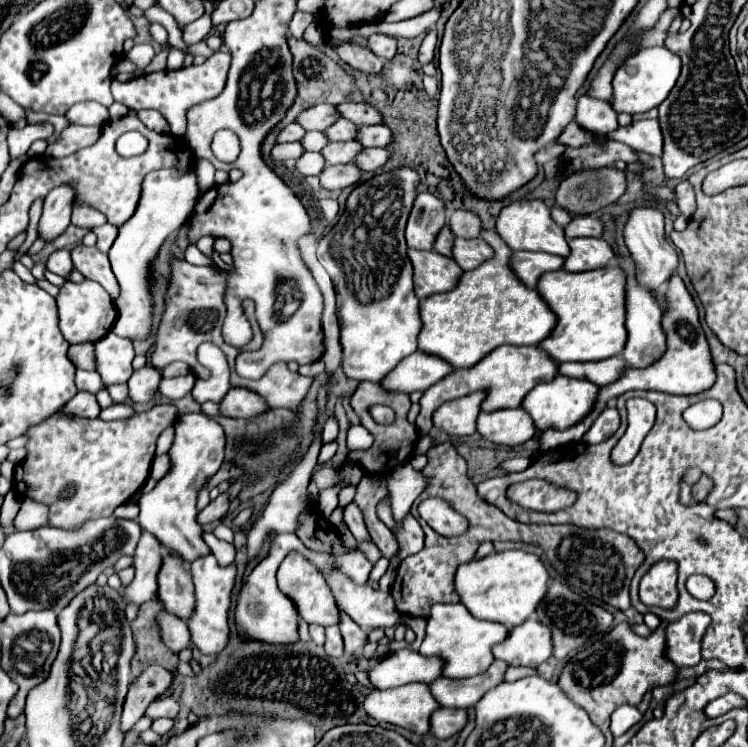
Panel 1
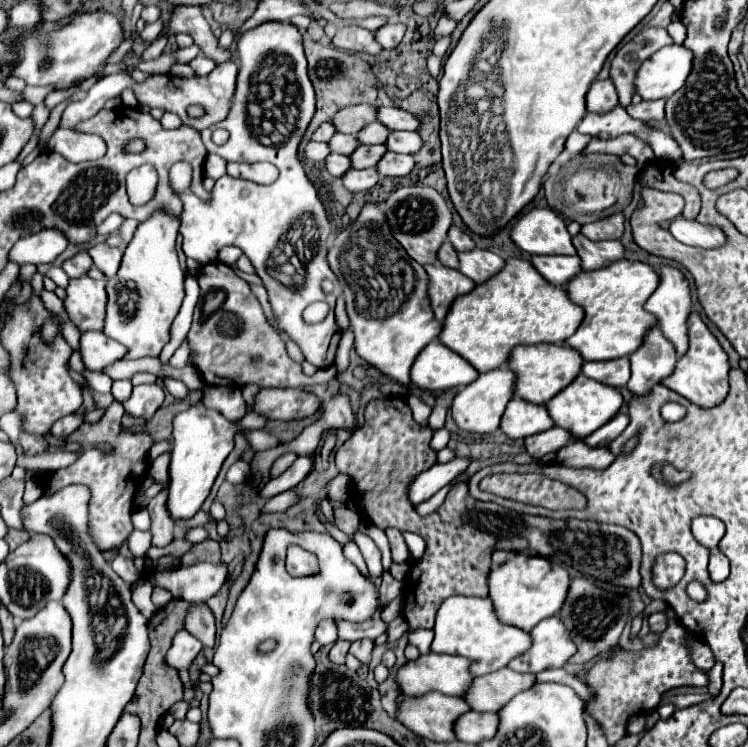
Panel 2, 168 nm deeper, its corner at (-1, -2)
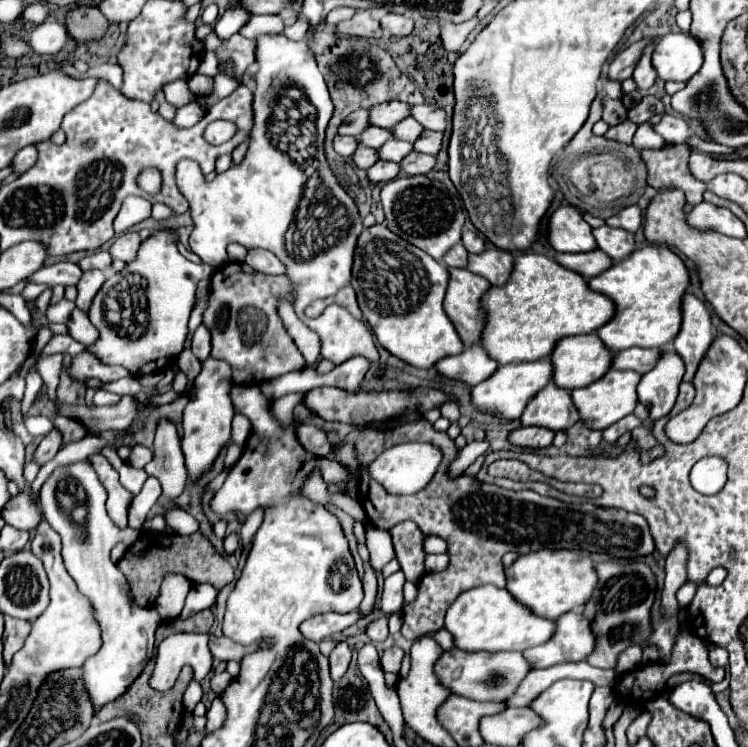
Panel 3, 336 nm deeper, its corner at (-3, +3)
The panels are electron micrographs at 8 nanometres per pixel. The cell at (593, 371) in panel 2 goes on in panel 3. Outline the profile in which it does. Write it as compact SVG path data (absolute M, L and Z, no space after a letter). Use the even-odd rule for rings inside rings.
M628 348L614 354L612 368L646 374L656 366L660 356L662 356L662 348Z

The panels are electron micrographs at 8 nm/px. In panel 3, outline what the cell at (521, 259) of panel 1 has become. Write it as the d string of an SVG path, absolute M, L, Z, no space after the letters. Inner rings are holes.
M594 250L594 252L578 252L578 254L560 254L558 262L566 268L576 270L578 274L582 274L586 280L606 272L614 260L610 260L610 256L606 256L602 250Z

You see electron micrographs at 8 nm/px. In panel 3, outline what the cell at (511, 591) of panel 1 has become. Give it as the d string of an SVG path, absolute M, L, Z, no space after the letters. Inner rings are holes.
M538 550L518 556L518 560L506 568L506 576L506 588L518 598L518 602L526 602L534 614L554 620L572 608L584 606L598 584L594 560L588 554L578 554L574 550Z

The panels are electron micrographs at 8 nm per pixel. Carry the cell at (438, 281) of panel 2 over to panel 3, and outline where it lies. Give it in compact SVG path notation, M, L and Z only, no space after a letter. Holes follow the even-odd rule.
M448 268L448 272L450 284L444 298L444 308L454 322L462 342L466 342L466 346L480 344L482 330L486 326L482 296L492 288L492 284L466 268Z

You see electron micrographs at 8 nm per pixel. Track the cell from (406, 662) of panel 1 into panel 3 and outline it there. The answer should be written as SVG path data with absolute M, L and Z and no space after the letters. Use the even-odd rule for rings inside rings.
M456 648L456 654L454 650L448 650L436 662L440 682L448 686L454 694L470 700L492 700L492 702L508 702L516 694L516 688L530 670L532 666L522 652L466 652Z

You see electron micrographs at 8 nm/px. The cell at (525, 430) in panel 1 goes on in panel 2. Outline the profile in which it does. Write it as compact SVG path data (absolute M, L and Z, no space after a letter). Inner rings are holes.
M512 399L500 419L500 429L508 439L526 439L552 425L554 423L544 405L524 403L522 399Z

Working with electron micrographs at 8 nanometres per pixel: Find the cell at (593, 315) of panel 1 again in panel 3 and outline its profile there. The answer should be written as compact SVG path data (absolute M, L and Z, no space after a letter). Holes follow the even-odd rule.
M650 244L638 248L610 270L588 280L588 284L616 304L616 316L598 330L598 336L610 350L620 352L632 346L658 348L670 344L678 336L682 326L682 298L690 290L690 274L682 258L668 246Z

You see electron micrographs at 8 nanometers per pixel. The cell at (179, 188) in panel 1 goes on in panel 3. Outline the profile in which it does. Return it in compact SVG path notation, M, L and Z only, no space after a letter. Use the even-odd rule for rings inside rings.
M160 230L142 242L138 258L114 276L110 276L94 296L88 318L98 328L98 340L86 348L102 364L124 366L132 376L162 372L182 352L188 334L188 318L194 308L194 292L200 280L210 278L214 268L208 264L192 264L176 248L178 234L174 230ZM142 278L146 282L142 282ZM108 320L120 320L126 334L120 336L110 328ZM130 332L142 332L132 340Z

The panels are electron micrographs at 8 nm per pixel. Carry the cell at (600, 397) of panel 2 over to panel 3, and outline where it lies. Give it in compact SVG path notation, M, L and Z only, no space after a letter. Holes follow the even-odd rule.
M610 370L604 378L600 378L598 382L586 386L586 388L576 388L572 390L572 398L574 404L578 404L578 412L580 412L580 420L594 430L604 430L610 424L618 422L620 418L628 416L634 412L636 404L638 404L638 384L642 380L642 374L634 372L634 370Z

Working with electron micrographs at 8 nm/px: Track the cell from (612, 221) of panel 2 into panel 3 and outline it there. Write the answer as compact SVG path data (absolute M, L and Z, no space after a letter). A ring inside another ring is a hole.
M628 206L622 212L618 212L616 216L608 218L606 222L614 228L626 228L630 232L636 232L644 224L644 210L638 206Z

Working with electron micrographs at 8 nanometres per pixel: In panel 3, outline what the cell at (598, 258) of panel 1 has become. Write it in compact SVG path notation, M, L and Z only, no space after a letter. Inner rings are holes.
M610 226L596 228L594 238L598 242L598 248L604 250L616 262L630 256L636 248L634 234L628 230L622 230L622 228L610 228Z

